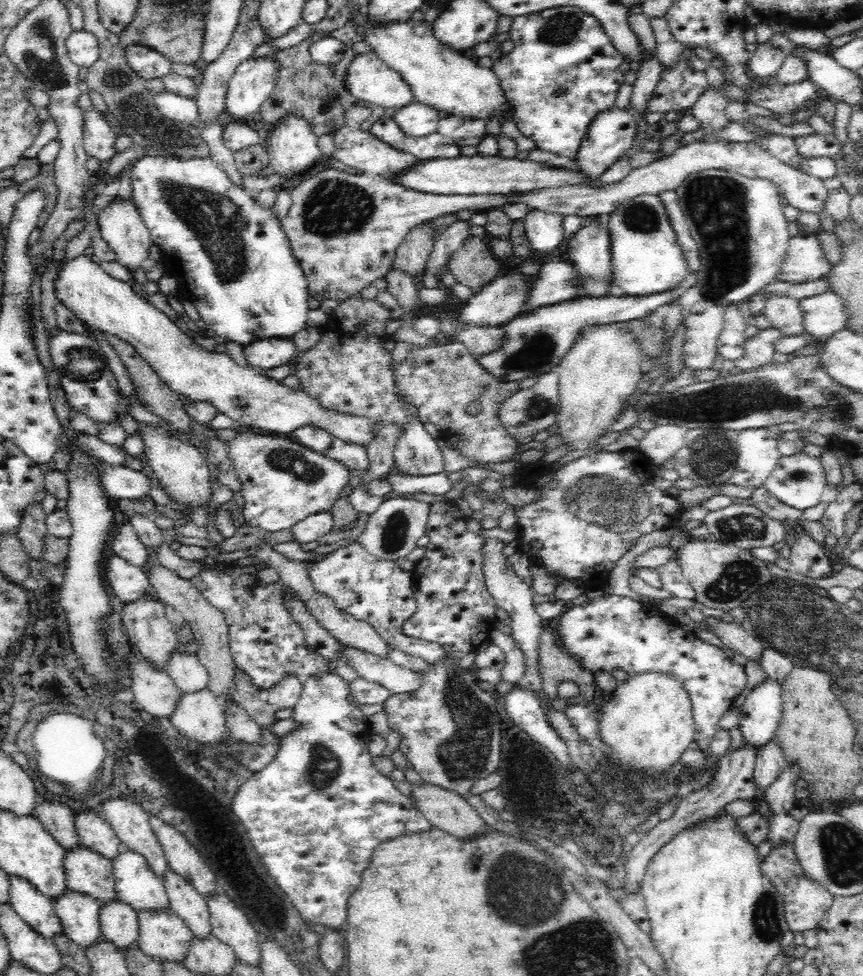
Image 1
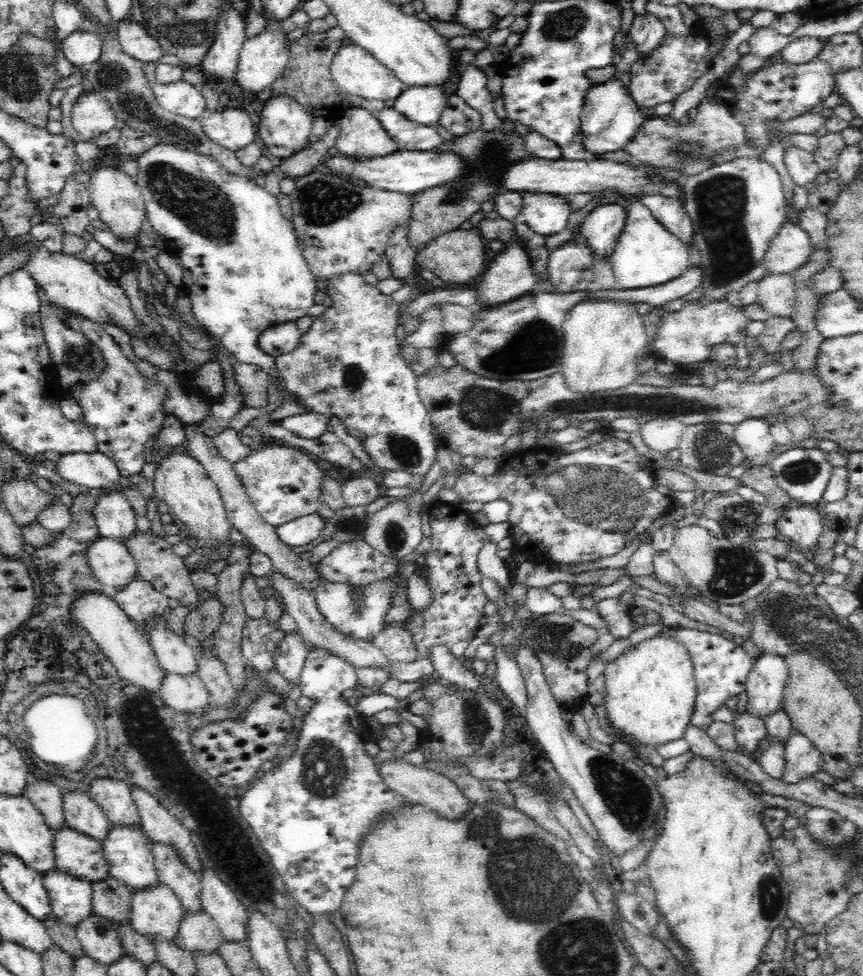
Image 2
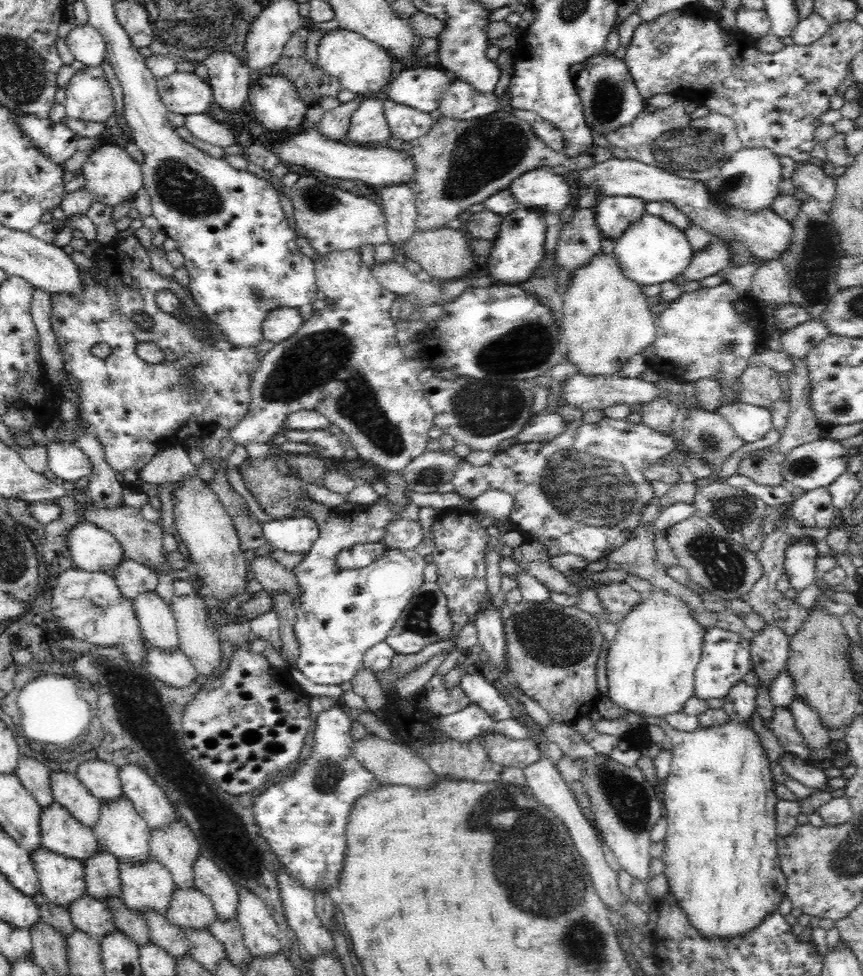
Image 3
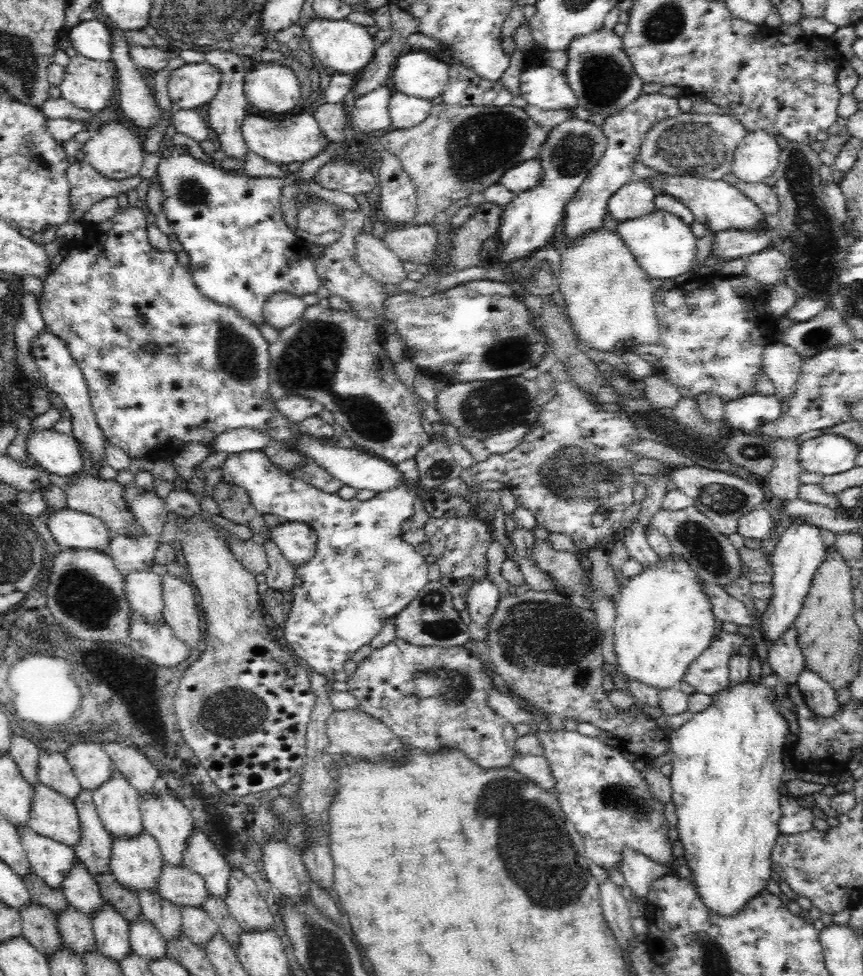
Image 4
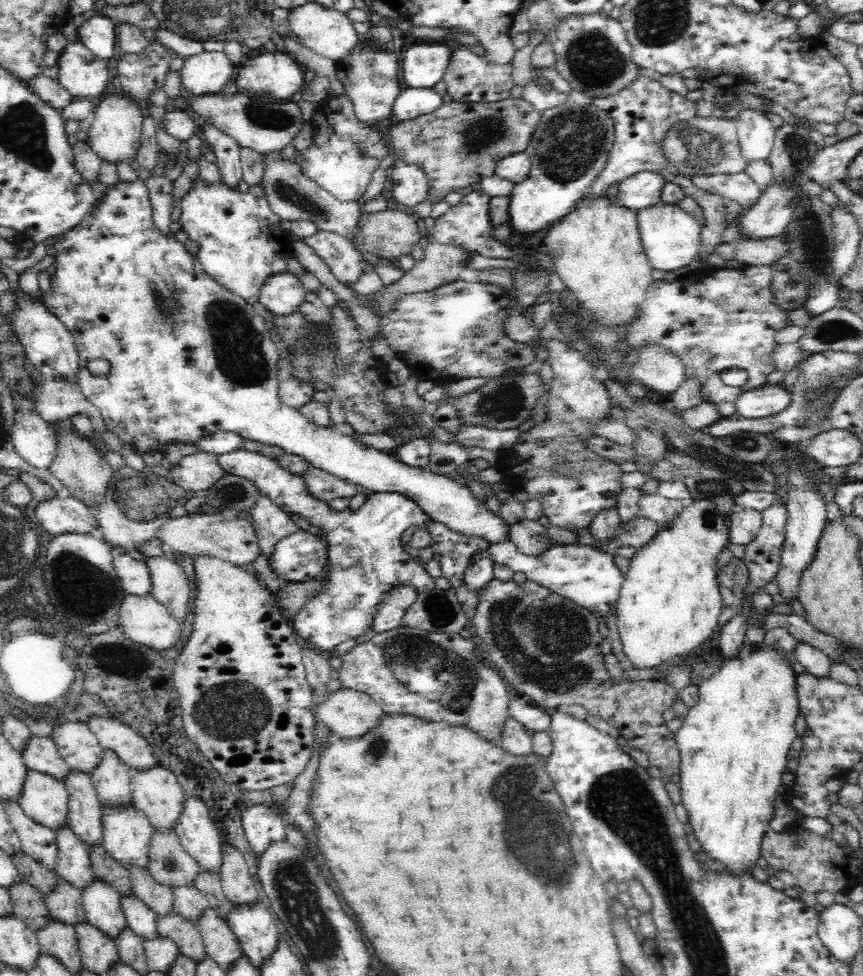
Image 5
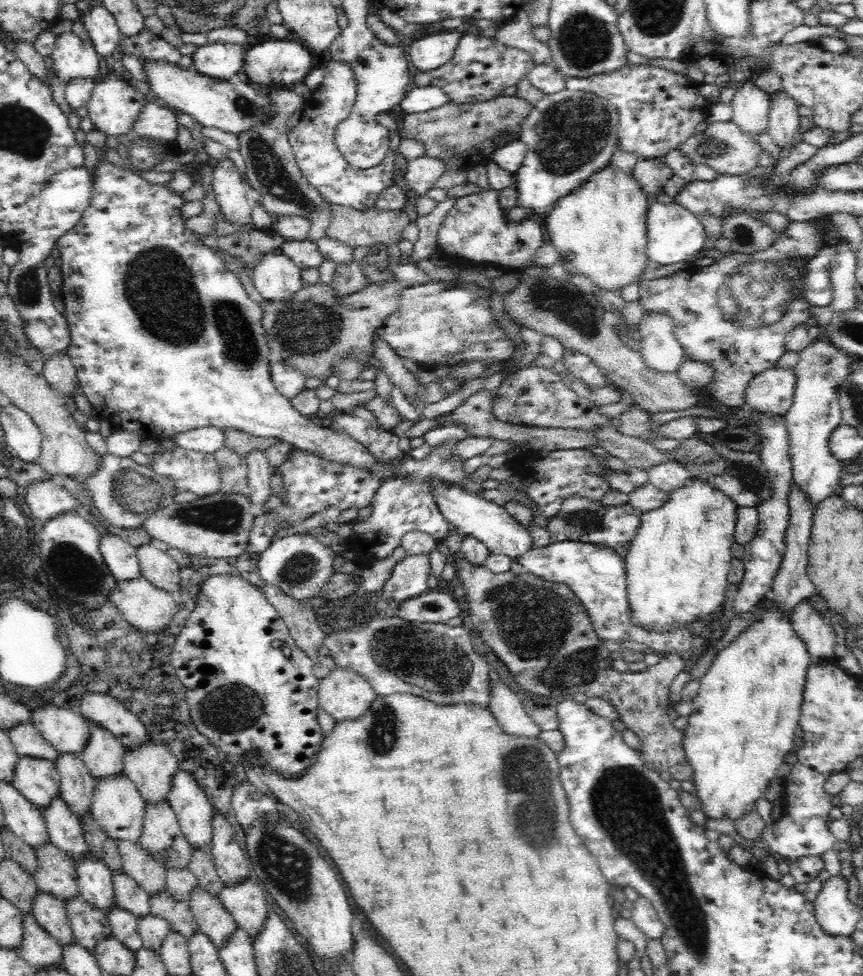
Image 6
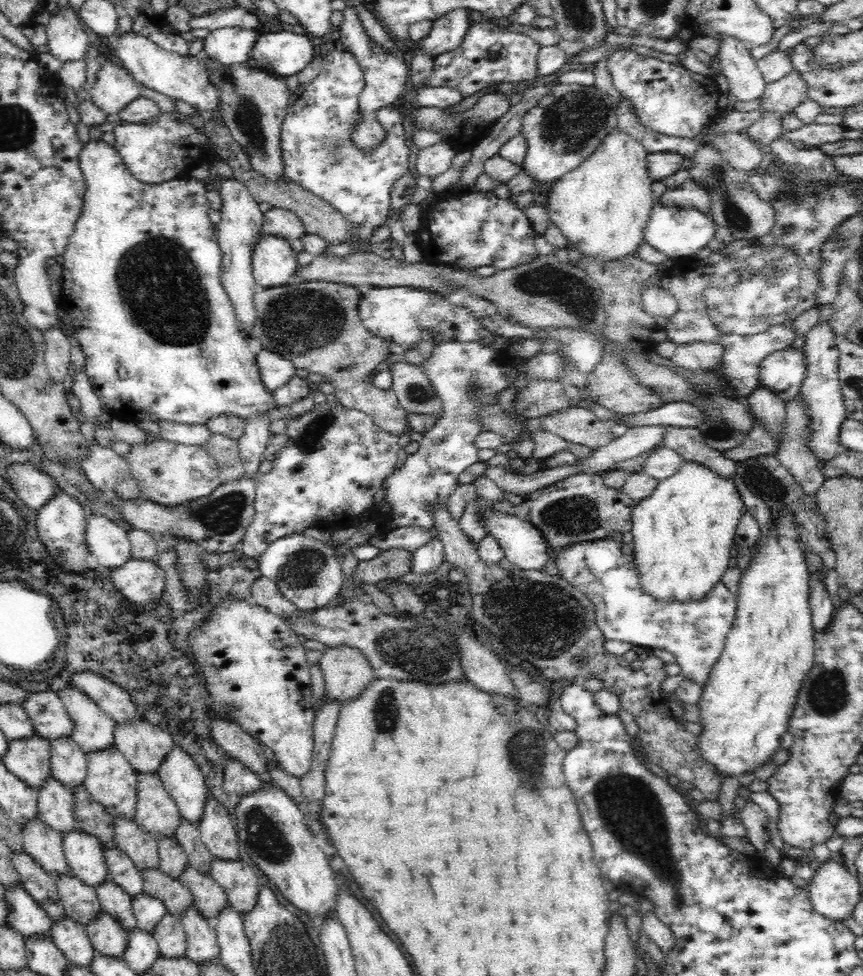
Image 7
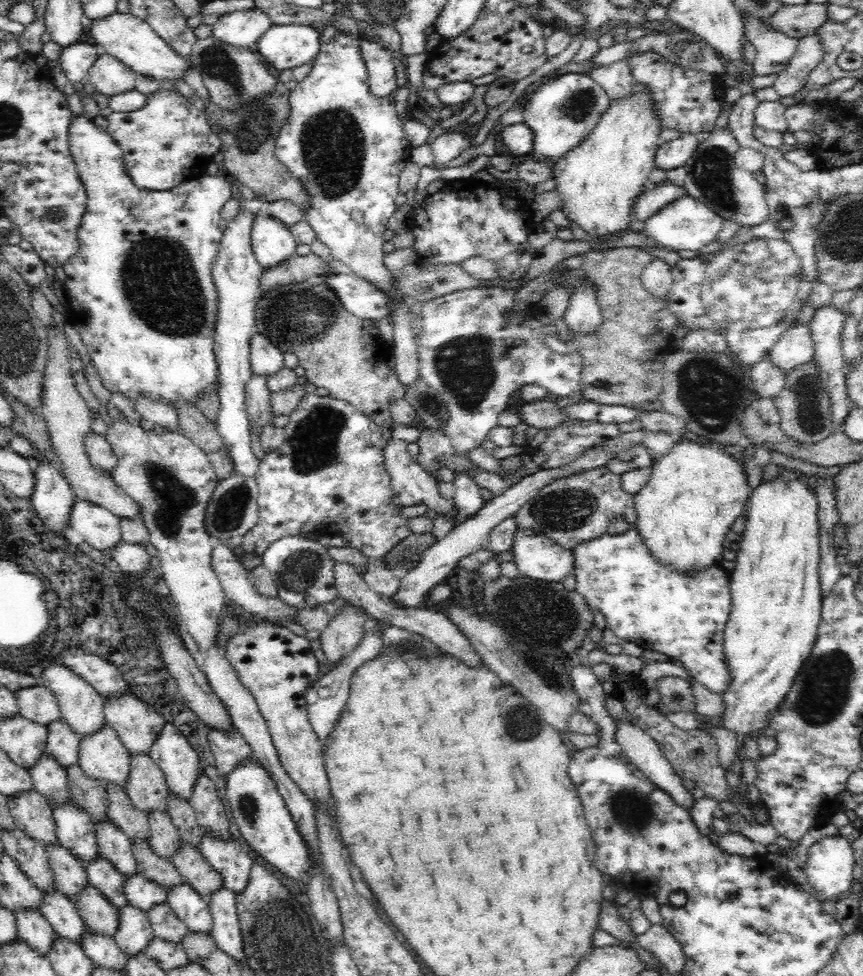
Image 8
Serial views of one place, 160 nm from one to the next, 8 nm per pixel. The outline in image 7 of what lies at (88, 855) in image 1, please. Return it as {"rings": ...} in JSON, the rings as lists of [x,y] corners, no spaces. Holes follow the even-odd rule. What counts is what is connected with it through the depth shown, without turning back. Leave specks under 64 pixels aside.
{"rings":[[[37,733],[20,739],[9,740],[2,762],[21,782],[40,790],[51,774],[51,743]]]}

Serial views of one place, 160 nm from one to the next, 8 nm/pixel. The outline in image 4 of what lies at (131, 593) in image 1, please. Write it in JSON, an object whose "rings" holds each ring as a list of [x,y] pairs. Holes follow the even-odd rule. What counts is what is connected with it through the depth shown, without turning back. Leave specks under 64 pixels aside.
{"rings":[[[70,508],[52,512],[47,525],[61,549],[108,549],[111,539],[108,525],[86,512]]]}

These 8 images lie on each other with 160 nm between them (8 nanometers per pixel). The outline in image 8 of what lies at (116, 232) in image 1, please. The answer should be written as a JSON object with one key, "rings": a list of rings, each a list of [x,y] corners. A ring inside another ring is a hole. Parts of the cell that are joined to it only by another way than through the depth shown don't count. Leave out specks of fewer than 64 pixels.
{"rings":[[[101,51],[89,70],[88,80],[96,92],[114,99],[135,89],[137,75],[112,55]]]}

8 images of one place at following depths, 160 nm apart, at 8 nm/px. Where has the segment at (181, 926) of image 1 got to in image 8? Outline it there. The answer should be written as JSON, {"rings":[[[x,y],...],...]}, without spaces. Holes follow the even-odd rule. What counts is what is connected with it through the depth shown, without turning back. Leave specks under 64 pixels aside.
{"rings":[[[104,723],[98,734],[81,739],[77,763],[95,782],[104,786],[114,784],[121,790],[126,790],[129,755],[116,731],[108,723]]]}

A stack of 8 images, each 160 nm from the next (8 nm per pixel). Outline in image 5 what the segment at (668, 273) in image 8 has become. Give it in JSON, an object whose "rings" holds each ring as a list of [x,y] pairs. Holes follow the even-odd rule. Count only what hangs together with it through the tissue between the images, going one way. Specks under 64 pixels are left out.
{"rings":[[[650,344],[639,351],[638,360],[630,366],[632,377],[640,382],[645,388],[650,390],[652,395],[657,397],[662,394],[664,396],[672,394],[685,379],[685,368],[680,362],[680,358],[676,355],[669,354],[666,350],[661,350],[655,344]]]}

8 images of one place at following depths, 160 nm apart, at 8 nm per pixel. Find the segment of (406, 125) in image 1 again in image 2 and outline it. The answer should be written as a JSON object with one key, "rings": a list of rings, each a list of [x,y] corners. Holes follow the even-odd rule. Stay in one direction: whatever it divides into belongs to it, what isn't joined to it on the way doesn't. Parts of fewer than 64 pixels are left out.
{"rings":[[[436,87],[405,88],[391,105],[408,119],[426,127],[438,124],[442,111],[446,108],[447,97]]]}

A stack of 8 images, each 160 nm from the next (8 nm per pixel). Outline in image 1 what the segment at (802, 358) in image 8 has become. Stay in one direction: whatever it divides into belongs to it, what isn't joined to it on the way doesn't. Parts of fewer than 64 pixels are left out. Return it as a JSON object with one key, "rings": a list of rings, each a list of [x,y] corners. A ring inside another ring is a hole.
{"rings":[[[767,428],[745,429],[739,431],[737,447],[737,464],[728,484],[762,488],[781,458],[777,439]]]}

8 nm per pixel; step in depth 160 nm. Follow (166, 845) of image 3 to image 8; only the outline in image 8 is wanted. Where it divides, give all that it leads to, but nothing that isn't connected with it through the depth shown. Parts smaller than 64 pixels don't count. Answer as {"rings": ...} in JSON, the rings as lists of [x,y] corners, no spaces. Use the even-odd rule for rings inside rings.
{"rings":[[[128,690],[126,696],[110,698],[104,706],[105,722],[116,731],[122,744],[128,749],[129,754],[149,754],[155,740],[162,734],[165,723],[160,715],[150,704]]]}

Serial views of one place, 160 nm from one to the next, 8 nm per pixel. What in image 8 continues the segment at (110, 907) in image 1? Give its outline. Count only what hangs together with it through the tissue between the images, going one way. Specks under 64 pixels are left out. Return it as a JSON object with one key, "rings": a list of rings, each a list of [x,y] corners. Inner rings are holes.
{"rings":[[[62,718],[46,728],[49,731],[46,743],[48,756],[56,759],[58,765],[64,768],[76,764],[79,761],[79,744],[83,736],[73,732]]]}

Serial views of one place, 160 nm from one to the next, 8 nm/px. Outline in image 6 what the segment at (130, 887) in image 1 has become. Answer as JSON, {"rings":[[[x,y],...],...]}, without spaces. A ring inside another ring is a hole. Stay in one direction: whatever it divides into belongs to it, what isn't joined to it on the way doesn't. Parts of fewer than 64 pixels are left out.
{"rings":[[[89,722],[90,742],[82,754],[90,773],[97,780],[118,778],[123,772],[124,746],[117,742],[113,735],[104,727]]]}

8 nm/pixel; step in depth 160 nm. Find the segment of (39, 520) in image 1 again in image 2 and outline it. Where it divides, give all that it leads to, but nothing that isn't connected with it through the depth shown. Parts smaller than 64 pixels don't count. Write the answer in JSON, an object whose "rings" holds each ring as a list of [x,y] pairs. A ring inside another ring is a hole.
{"rings":[[[10,478],[2,485],[2,504],[14,521],[23,526],[31,525],[37,521],[40,512],[53,504],[50,492],[46,494],[38,488],[35,482],[26,478]]]}

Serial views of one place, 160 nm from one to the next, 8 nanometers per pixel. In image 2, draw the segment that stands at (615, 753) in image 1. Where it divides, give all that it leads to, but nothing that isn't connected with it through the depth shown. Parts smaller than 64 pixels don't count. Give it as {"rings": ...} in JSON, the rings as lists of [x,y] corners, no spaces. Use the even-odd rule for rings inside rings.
{"rings":[[[660,633],[642,640],[631,651],[606,663],[605,681],[607,716],[624,736],[656,748],[686,734],[695,710],[697,688],[693,664],[680,643],[660,638]]]}

